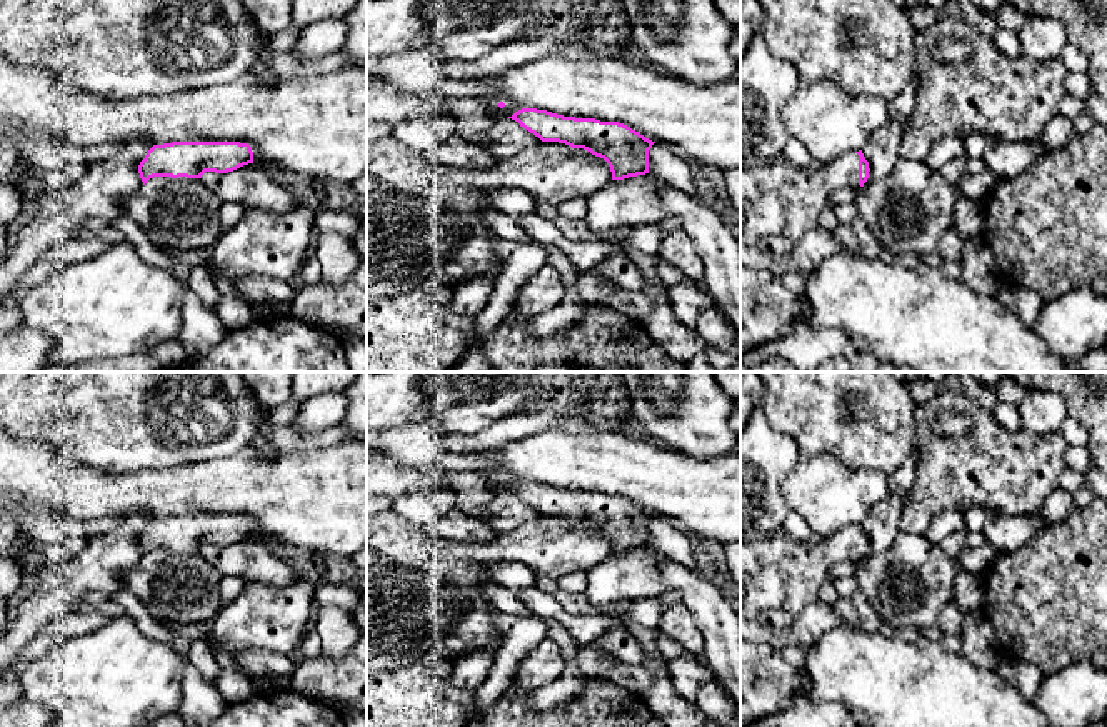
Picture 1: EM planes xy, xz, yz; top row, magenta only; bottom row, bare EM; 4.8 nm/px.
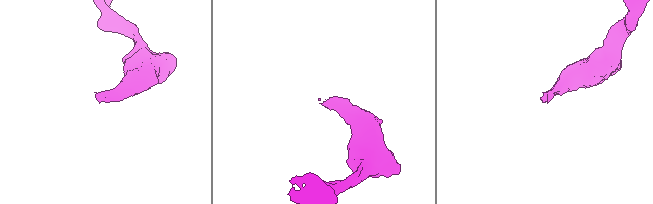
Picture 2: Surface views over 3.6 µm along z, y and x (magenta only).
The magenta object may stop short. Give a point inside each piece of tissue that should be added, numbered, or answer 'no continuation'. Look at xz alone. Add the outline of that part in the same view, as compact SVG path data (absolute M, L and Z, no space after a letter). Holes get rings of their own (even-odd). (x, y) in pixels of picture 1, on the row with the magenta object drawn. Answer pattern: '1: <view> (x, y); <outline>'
1: xz (509, 109); M500 100L500 102L497 102L495 105L493 105L493 112L497 113L497 115L500 115L500 117L512 117L515 112L518 112L518 110L522 110L522 108L518 108L518 107L515 107L515 105L512 105L512 103L508 103L508 102L505 102L505 100Z

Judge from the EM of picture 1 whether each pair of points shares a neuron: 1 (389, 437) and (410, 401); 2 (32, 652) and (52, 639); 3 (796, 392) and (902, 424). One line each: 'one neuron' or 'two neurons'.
1: two neurons
2: one neuron
3: one neuron

